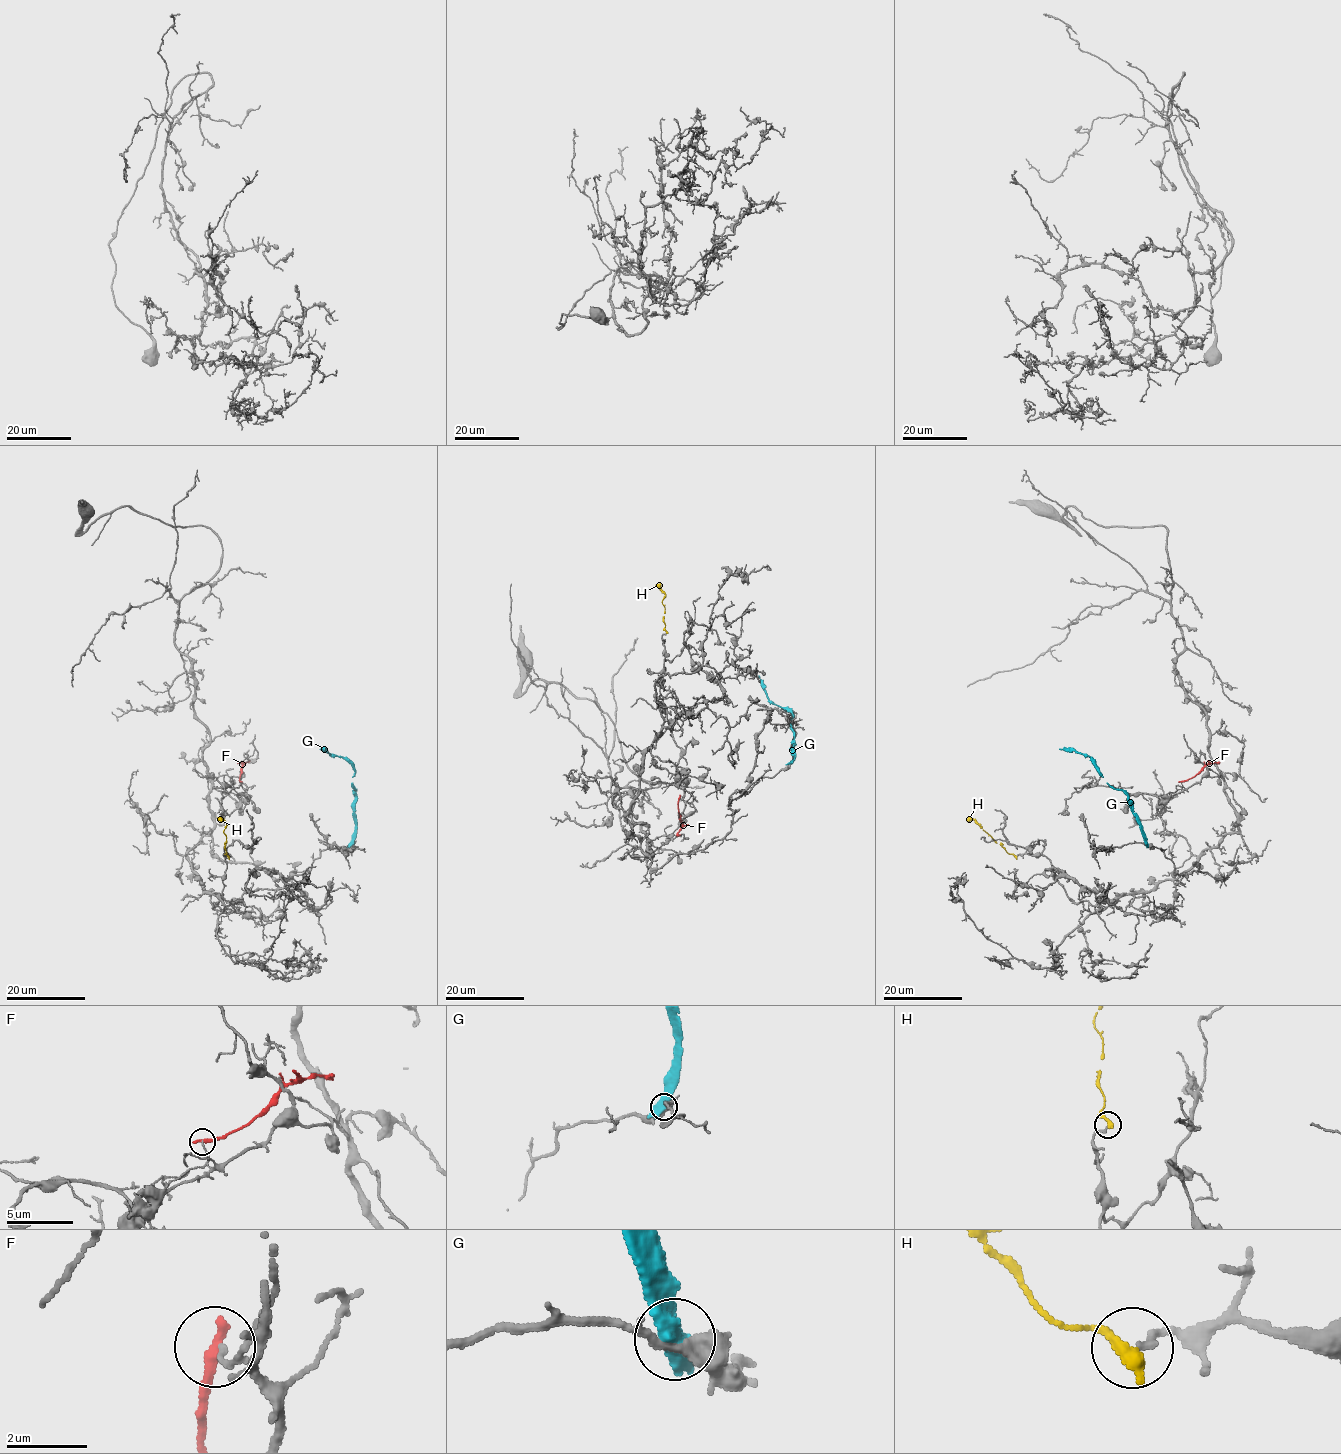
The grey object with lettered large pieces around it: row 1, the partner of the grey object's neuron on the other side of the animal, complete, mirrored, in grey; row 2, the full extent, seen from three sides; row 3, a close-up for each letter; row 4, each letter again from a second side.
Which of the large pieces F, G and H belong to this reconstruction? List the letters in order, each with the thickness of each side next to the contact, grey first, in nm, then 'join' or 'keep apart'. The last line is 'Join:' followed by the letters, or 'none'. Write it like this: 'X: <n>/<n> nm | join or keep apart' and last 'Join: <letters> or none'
F: 100/320 nm | keep apart
G: 280/500 nm | keep apart
H: 170/400 nm | keep apart
Join: none

